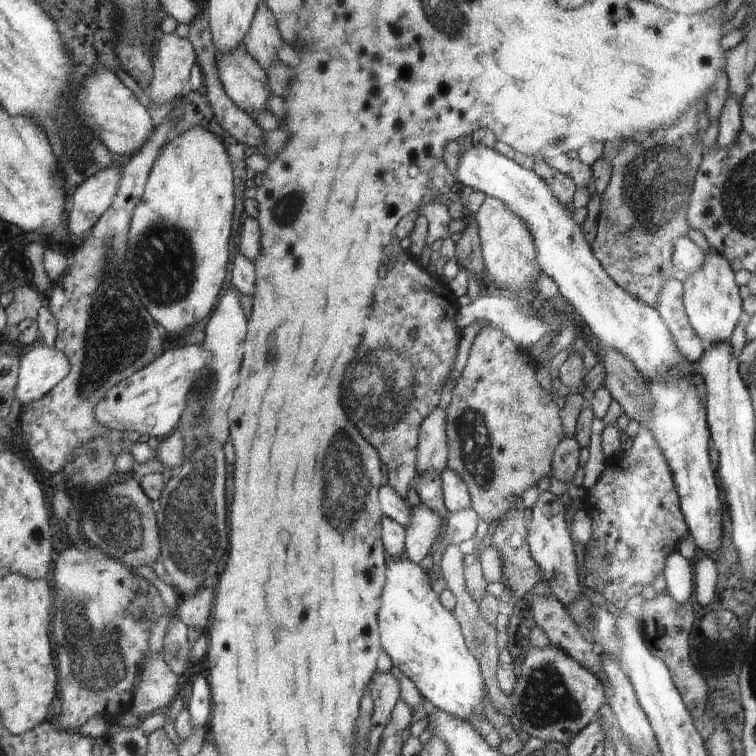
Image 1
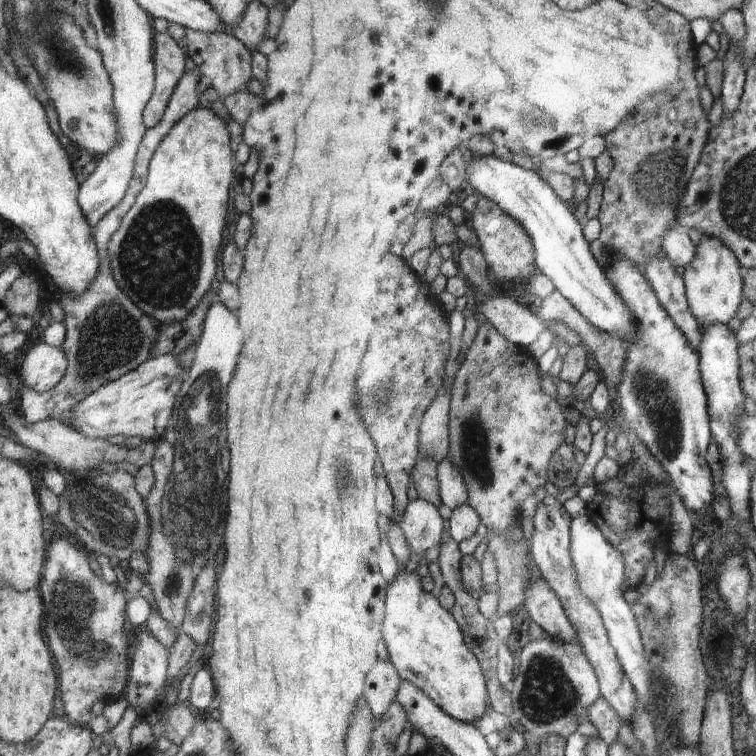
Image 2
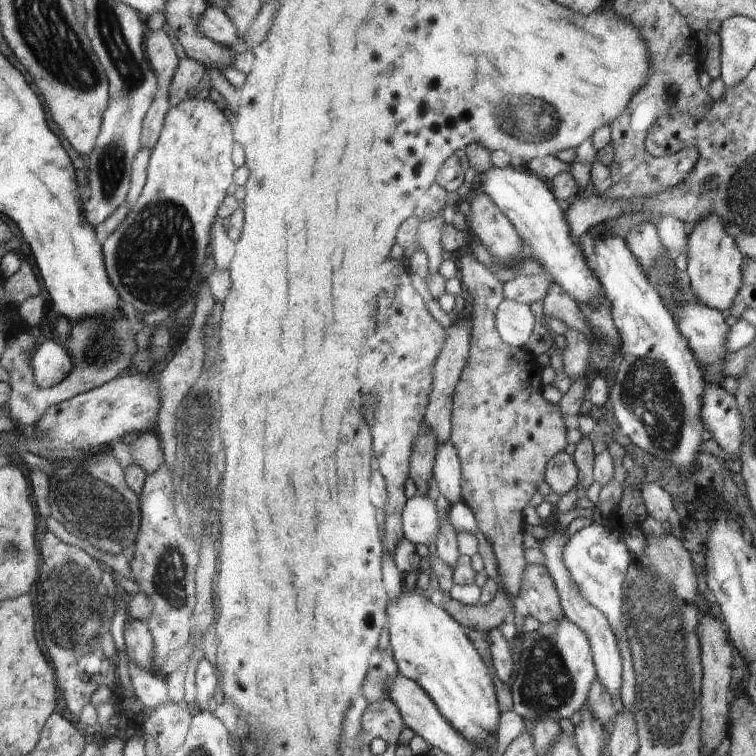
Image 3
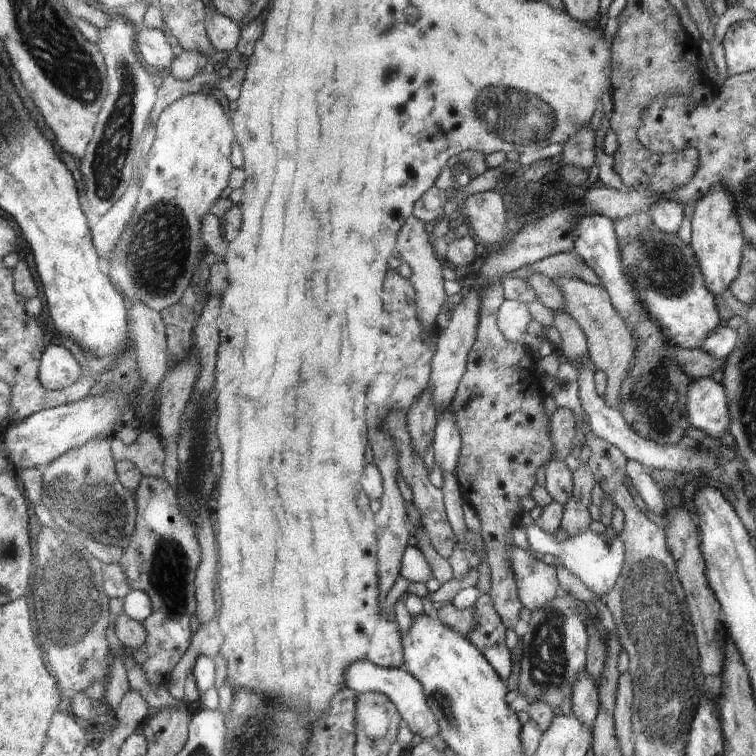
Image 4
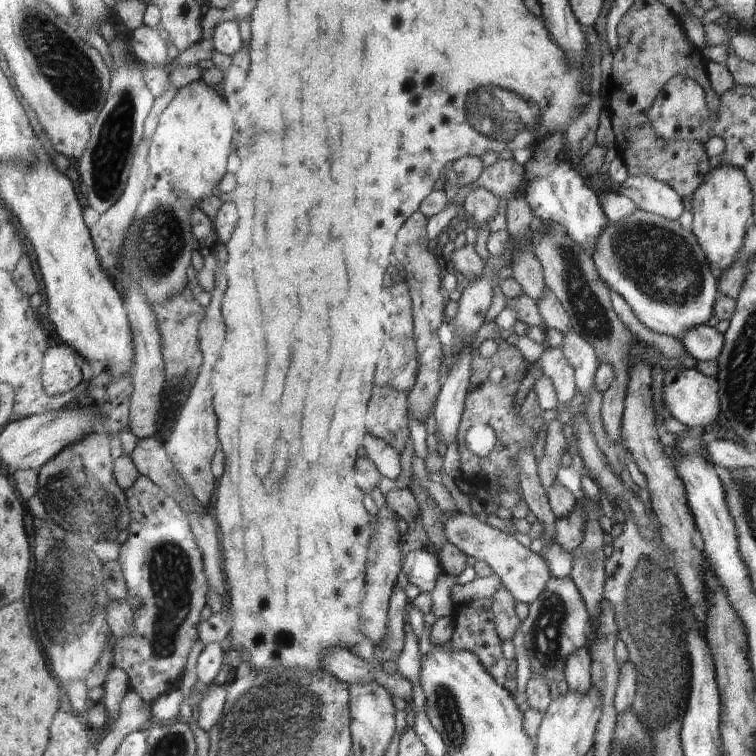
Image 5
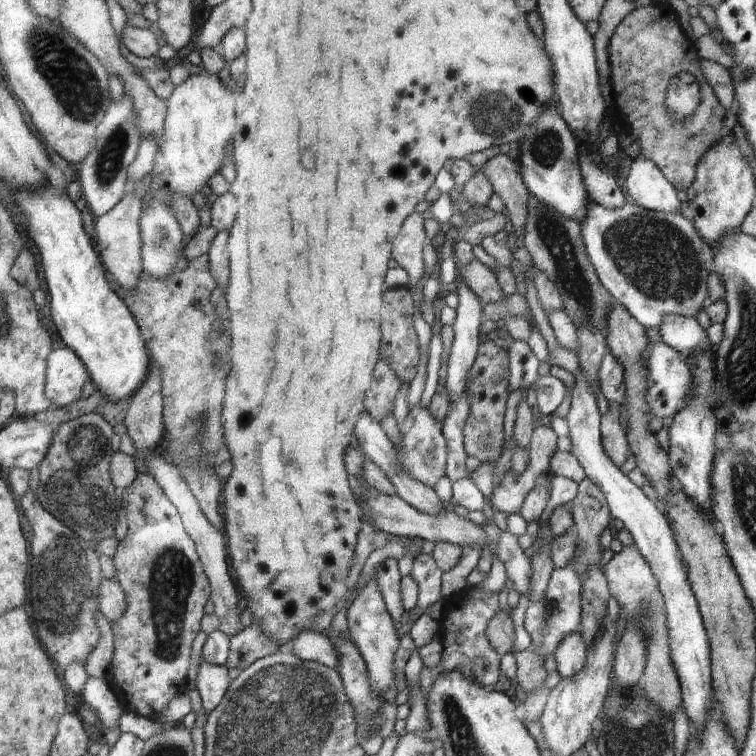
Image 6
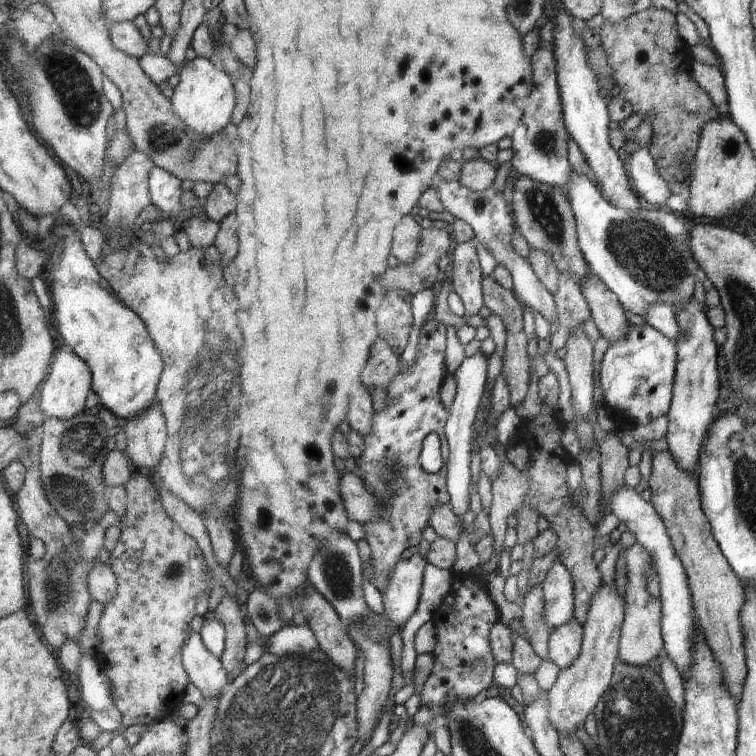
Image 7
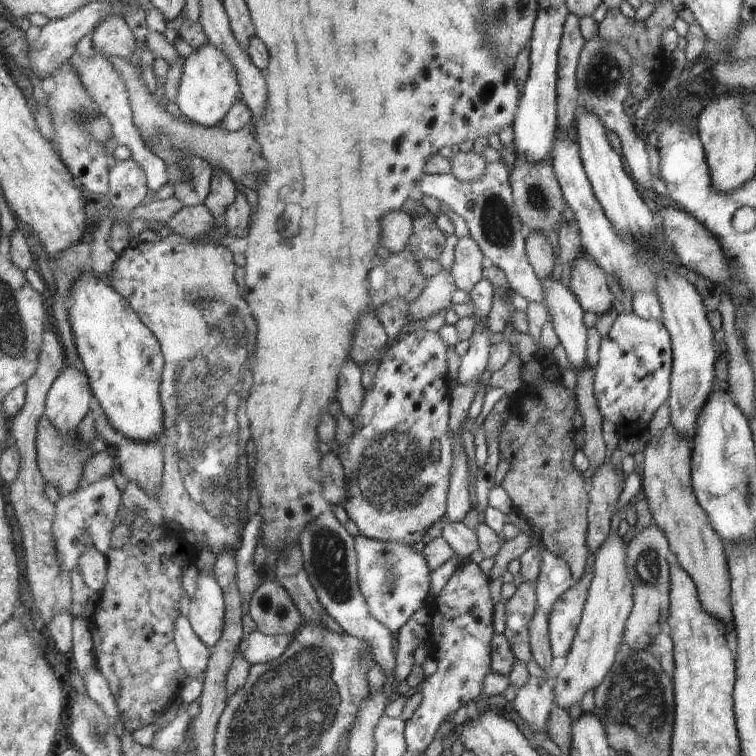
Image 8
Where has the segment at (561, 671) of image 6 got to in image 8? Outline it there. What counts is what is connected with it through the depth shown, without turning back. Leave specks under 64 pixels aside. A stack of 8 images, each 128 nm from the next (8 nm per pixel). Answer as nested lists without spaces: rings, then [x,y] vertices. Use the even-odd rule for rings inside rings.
[[[594,565],[587,568],[582,579],[574,583],[568,594],[564,594],[564,598],[548,614],[549,644],[553,657],[566,657],[572,647],[593,578]]]

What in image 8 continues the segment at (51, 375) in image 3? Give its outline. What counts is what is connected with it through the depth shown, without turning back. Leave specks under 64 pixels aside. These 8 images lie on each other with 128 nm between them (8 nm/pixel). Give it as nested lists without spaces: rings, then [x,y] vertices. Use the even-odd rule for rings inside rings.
[[[66,364],[48,394],[47,416],[60,431],[73,435],[90,411],[95,411],[92,407],[94,398],[88,374]]]

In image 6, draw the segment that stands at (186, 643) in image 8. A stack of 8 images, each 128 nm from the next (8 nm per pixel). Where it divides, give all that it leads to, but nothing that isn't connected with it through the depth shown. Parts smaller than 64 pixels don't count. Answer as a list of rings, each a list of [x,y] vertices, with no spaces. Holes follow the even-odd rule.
[[[203,657],[201,659],[196,690],[202,697],[202,709],[209,716],[227,695],[229,670],[225,665],[210,665],[203,660]]]

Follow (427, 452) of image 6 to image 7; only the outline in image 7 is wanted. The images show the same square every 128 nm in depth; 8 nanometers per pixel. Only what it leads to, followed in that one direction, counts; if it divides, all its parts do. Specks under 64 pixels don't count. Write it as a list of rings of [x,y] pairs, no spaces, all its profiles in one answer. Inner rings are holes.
[[[434,319],[422,326],[416,363],[408,371],[401,370],[386,389],[387,410],[375,411],[372,431],[364,436],[366,448],[360,459],[352,460],[349,464],[379,499],[379,503],[384,503],[387,508],[378,521],[364,526],[366,540],[372,550],[373,584],[380,593],[387,588],[389,577],[401,560],[402,553],[422,538],[422,531],[430,524],[433,507],[450,502],[445,466],[438,473],[428,473],[419,464],[422,442],[428,434],[438,436],[445,464],[450,457],[446,436],[448,412],[440,404],[446,340],[446,326],[442,322]]]

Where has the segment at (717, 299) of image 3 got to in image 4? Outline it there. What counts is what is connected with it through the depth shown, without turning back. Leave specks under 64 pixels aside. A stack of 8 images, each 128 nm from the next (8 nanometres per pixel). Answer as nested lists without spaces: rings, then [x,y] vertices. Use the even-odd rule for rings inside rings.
[[[716,184],[708,190],[696,203],[691,218],[691,246],[700,262],[700,272],[704,274],[704,282],[708,290],[717,297],[728,290],[728,286],[736,280],[742,262],[742,226],[736,214],[736,202],[732,202],[730,192]]]

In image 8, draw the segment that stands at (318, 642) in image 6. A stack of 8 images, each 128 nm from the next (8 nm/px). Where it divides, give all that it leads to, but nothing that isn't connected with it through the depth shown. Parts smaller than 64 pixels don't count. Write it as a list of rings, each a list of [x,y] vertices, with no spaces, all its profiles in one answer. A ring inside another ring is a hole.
[[[256,631],[242,640],[239,648],[241,654],[252,666],[279,658],[287,650],[293,638],[294,636],[288,634],[264,635]]]

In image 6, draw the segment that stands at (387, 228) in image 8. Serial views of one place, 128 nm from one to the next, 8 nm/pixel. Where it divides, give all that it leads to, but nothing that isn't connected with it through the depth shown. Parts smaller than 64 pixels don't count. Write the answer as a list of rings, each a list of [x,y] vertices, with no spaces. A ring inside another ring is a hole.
[[[416,212],[405,222],[395,245],[392,246],[392,255],[406,274],[408,274],[408,289],[414,289],[425,275],[424,263],[425,242],[427,239],[424,229],[426,224],[423,214]]]

